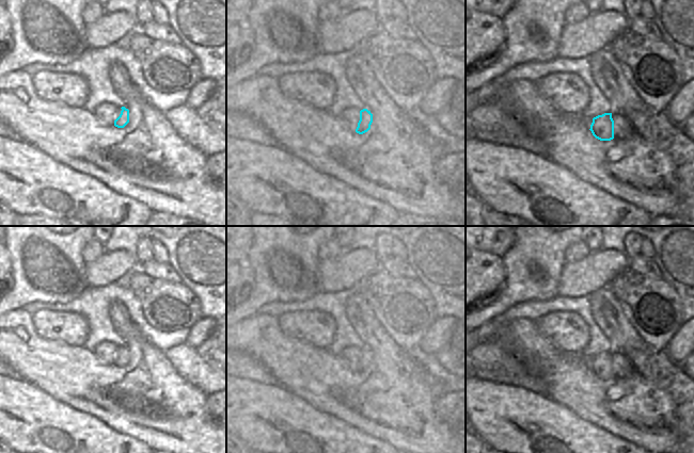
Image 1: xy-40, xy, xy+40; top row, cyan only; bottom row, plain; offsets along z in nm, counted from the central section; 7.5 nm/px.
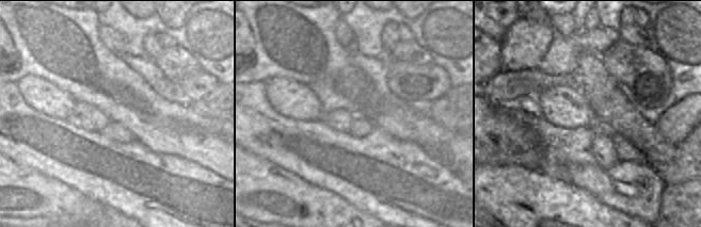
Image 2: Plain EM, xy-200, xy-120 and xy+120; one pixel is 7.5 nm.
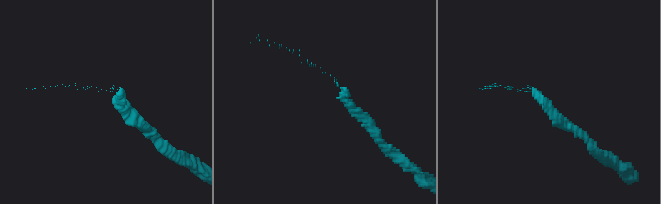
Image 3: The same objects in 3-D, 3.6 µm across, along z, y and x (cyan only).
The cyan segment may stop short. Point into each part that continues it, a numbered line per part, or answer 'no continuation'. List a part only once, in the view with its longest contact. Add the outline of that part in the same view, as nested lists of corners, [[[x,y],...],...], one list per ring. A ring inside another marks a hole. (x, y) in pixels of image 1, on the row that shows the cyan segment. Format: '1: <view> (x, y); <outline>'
1: xy (350, 116); [[[350,107],[341,113],[338,118],[349,130],[356,132],[360,120],[360,110]]]

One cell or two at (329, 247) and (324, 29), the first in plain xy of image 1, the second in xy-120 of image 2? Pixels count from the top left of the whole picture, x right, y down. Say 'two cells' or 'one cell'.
two cells

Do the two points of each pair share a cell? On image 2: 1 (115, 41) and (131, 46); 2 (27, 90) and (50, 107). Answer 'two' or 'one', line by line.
1: two
2: one

